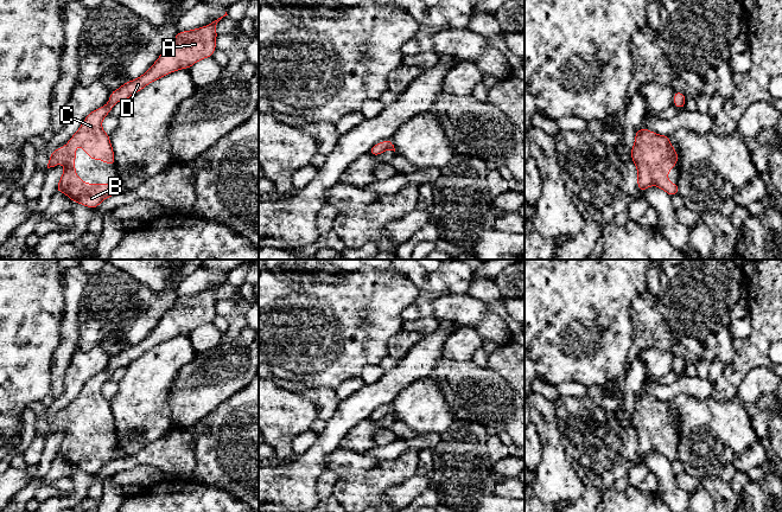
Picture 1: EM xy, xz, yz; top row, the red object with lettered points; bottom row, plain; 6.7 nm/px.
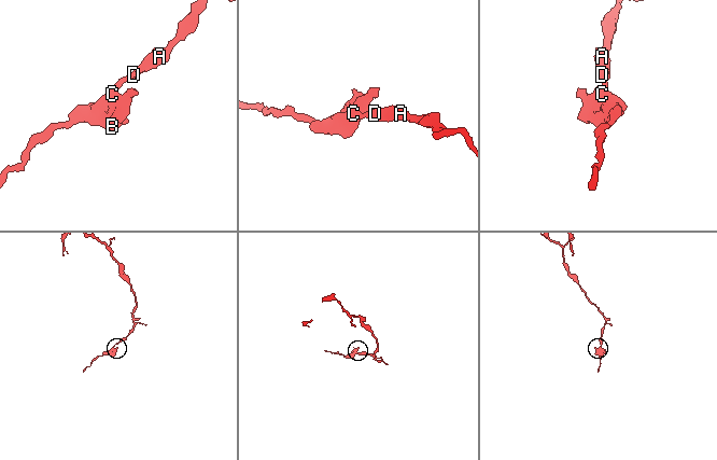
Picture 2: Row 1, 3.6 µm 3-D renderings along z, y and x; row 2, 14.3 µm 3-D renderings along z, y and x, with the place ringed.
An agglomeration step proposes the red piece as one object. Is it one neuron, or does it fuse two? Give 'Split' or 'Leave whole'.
Leave whole

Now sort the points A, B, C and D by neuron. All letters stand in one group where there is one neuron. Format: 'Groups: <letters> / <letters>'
Groups: A B C D

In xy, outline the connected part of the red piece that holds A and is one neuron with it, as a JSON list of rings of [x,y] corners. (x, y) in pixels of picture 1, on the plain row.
[[[222,283],[199,294],[178,297],[145,339],[113,356],[106,371],[88,379],[68,409],[50,420],[47,434],[64,430],[64,437],[56,457],[63,457],[72,468],[82,469],[89,474],[95,474],[104,465],[122,457],[122,454],[116,449],[89,449],[81,446],[75,433],[76,411],[83,414],[89,424],[98,424],[109,431],[115,431],[110,403],[102,395],[103,384],[116,367],[128,365],[150,348],[174,337],[190,334],[195,328],[212,322],[218,301],[216,290]]]

